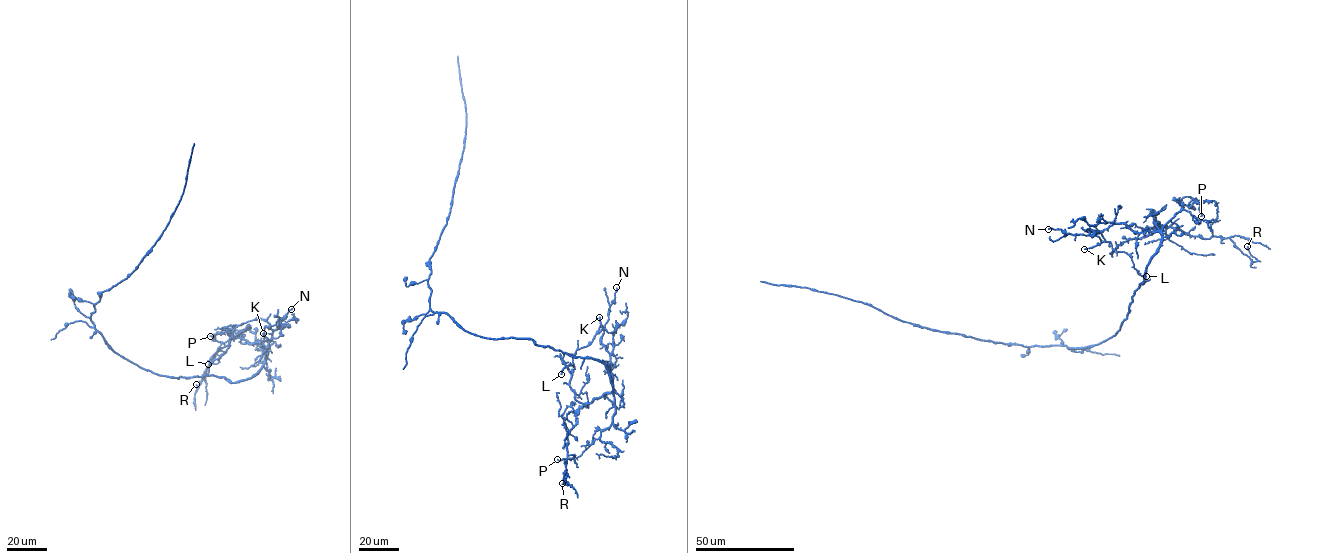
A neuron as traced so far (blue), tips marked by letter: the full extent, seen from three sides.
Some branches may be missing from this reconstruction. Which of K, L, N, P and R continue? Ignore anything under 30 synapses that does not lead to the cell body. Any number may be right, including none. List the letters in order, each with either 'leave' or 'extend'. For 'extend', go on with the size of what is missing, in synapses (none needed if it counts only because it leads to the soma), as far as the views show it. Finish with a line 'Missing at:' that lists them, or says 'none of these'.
K: leave
L: leave
N: leave
P: leave
R: leave
Missing at: none of these

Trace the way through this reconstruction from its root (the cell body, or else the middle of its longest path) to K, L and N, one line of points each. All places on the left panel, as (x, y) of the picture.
K: (116, 353), (159, 375), (236, 383), (261, 367), (274, 329), (283, 324), (279, 337), (263, 333)
L: (116, 353), (159, 375), (239, 382), (261, 367), (270, 323), (238, 325), (228, 347), (208, 364)
N: (116, 353), (159, 375), (214, 375), (239, 382), (261, 367), (273, 329), (266, 325), (275, 325), (291, 309)

